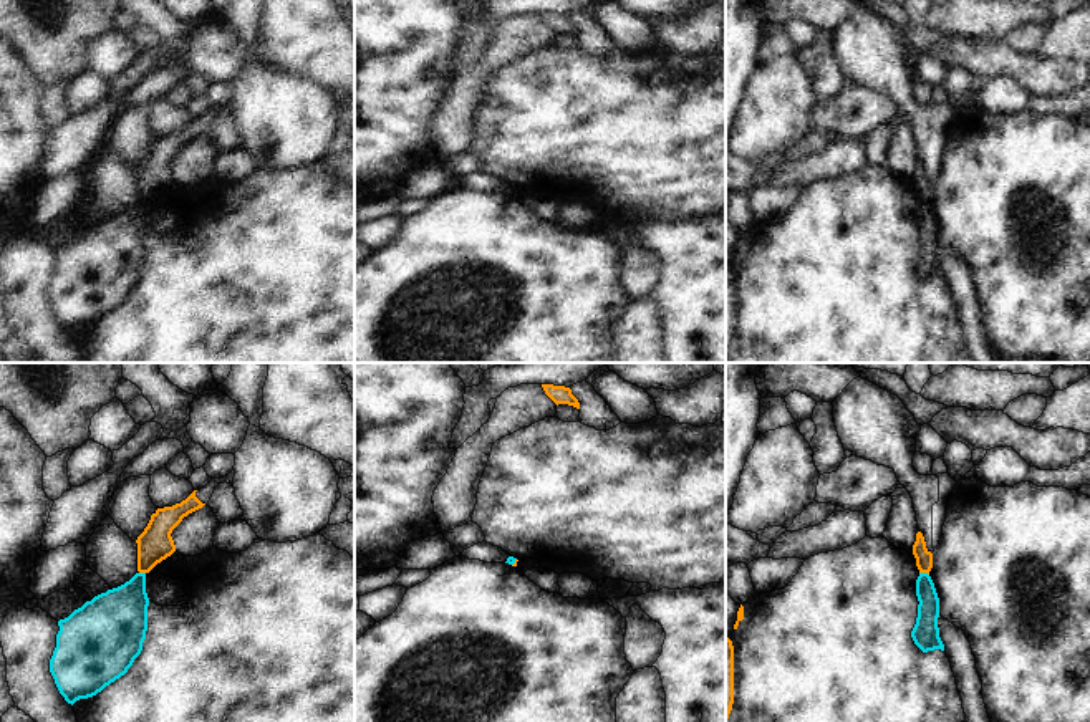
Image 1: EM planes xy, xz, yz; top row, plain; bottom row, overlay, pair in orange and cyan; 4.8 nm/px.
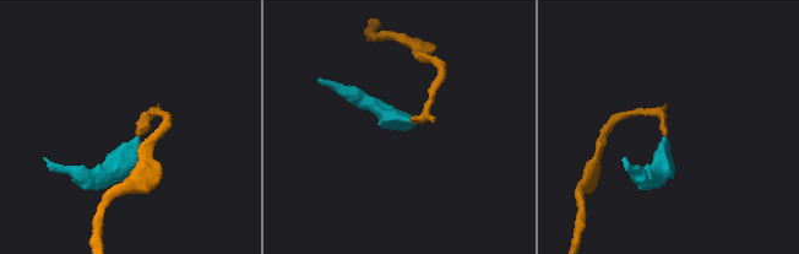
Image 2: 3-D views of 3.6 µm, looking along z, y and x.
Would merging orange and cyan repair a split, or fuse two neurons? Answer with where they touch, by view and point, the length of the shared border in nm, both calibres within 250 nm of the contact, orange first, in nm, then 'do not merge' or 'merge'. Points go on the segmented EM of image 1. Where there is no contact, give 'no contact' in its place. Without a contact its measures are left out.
yz (925, 572) | 50 nm | 80/110 nm | do not merge

